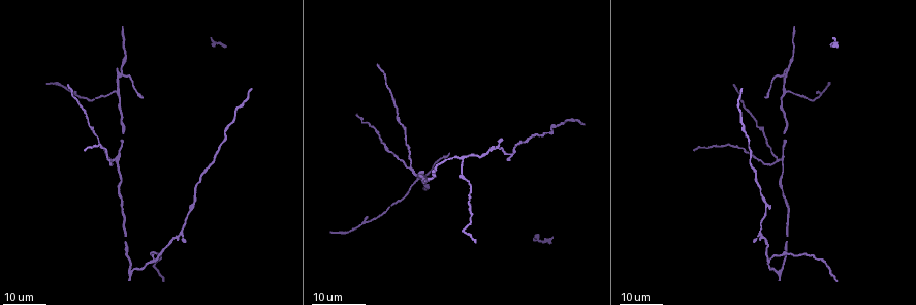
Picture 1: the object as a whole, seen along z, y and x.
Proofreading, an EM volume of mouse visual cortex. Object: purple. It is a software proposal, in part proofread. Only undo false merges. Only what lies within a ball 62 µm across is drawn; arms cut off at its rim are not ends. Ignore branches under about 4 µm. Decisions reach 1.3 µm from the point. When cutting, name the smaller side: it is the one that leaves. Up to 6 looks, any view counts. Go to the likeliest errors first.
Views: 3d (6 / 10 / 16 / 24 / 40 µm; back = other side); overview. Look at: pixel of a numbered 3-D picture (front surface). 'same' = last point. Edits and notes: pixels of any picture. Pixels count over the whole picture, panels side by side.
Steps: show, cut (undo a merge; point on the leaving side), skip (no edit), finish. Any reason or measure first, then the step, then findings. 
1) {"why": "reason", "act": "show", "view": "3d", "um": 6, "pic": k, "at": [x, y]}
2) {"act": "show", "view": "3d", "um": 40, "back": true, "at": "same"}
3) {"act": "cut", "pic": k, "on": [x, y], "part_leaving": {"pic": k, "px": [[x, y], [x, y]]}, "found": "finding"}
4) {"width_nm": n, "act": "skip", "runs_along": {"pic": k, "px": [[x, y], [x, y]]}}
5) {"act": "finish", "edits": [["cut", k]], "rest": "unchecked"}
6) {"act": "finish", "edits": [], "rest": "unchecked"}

{"act": "show", "view": "3d", "um": 24, "pic": 1, "at": [786, 73]}

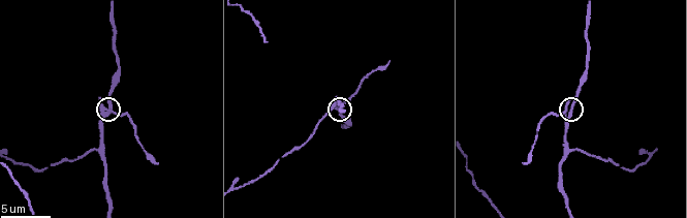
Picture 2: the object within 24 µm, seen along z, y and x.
{"why": "zoom in", "act": "show", "view": "3d", "um": 10, "pic": 2, "at": [107, 114]}

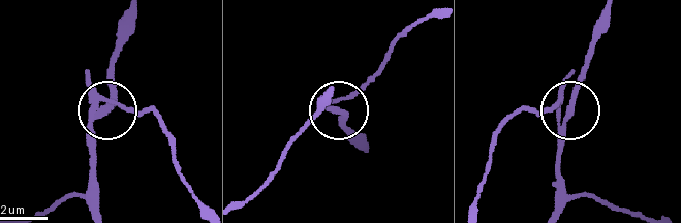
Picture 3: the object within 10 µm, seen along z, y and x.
{"width_nm": 250, "act": "cut", "pic": 3, "on": [95, 88], "part_leaving": {"pic": 3, "px": [[90, 123], [109, 101], [154, 113], [203, 208]]}, "found": "two neurons meet here"}

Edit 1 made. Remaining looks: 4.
{"why": "looks like a crossing", "act": "show", "view": "3d", "um": 24, "pic": 1, "at": [413, 175]}

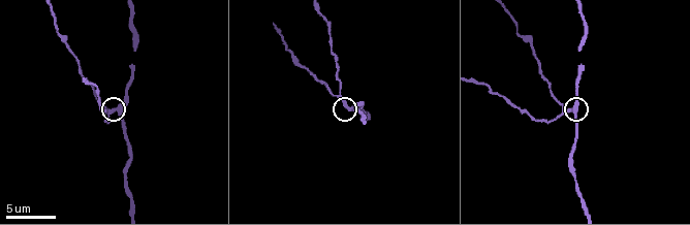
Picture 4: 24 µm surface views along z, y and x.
{"act": "show", "view": "3d", "um": 6, "pic": 4, "at": [345, 107]}

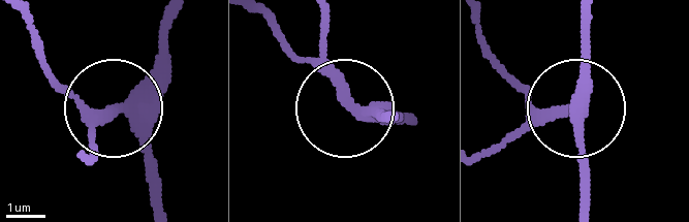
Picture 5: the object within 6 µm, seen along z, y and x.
{"act": "show", "view": "3d", "um": 6, "back": true, "pic": 5, "at": [116, 109]}

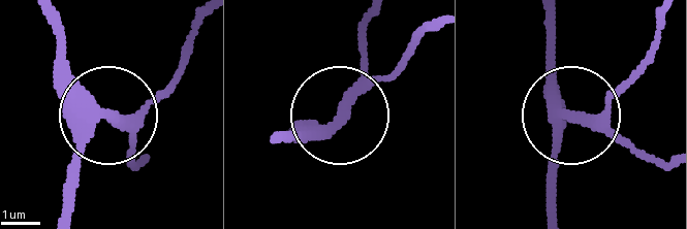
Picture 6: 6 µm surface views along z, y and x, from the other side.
{"width_nm": 320, "act": "skip", "runs_along": {"pic": 6, "px": [[551, 207], [555, 138], [636, 72]]}, "found": "all the same neuron"}

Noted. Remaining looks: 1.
{"act": "finish", "edits": [["cut", 3]], "rest": "unchecked"}

